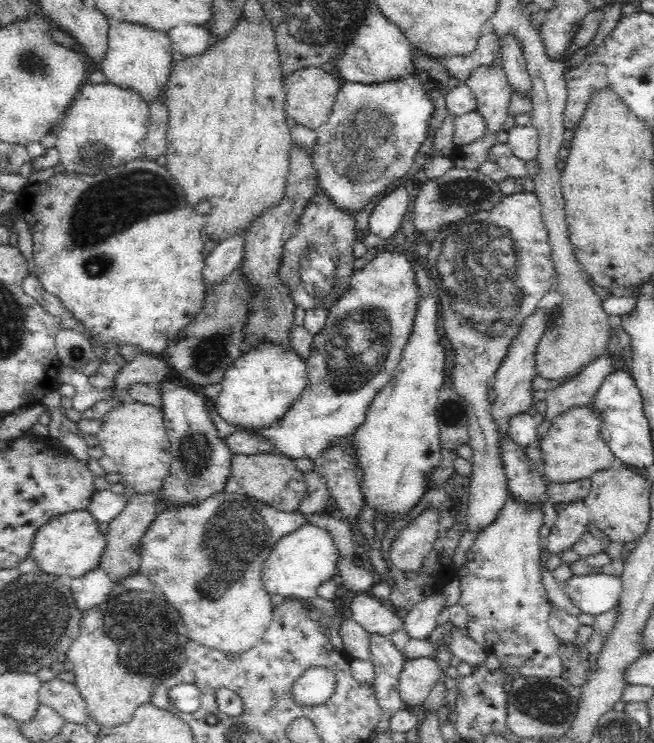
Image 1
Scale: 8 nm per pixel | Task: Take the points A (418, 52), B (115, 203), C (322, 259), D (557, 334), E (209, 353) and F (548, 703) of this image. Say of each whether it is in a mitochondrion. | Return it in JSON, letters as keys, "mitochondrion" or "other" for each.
{"A":"other","B":"mitochondrion","C":"mitochondrion","D":"mitochondrion","E":"mitochondrion","F":"mitochondrion"}

